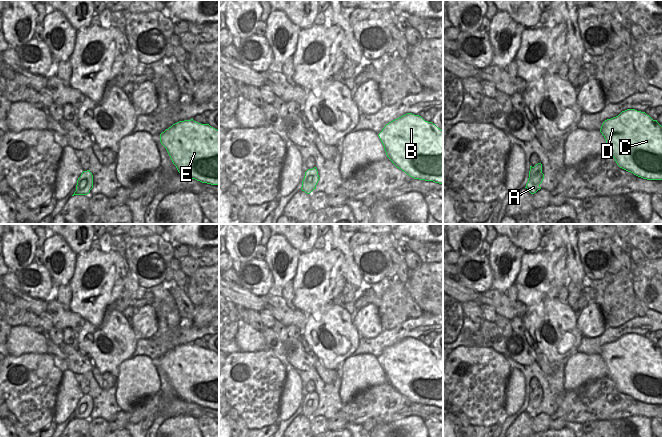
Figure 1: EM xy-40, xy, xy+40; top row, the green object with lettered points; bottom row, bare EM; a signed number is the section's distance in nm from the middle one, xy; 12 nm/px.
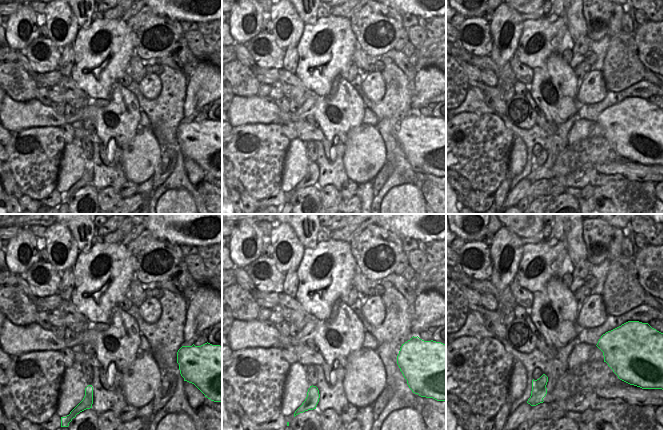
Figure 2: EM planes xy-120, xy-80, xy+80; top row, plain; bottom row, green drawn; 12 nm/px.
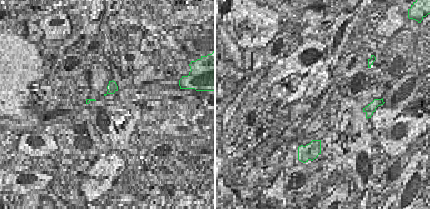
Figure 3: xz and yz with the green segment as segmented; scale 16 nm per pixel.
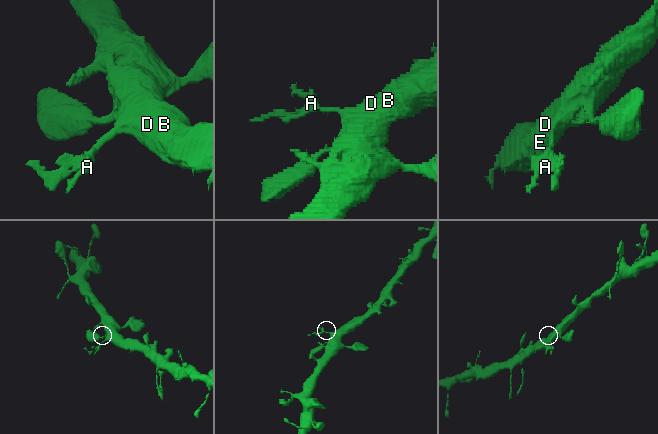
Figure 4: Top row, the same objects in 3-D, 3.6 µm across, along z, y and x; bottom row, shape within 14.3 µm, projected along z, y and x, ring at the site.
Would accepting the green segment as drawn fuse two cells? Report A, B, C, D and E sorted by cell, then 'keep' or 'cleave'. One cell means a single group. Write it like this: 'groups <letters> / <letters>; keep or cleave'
groups A / B C D E; cleave

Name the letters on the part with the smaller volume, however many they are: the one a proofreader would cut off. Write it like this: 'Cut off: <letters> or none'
Cut off: A

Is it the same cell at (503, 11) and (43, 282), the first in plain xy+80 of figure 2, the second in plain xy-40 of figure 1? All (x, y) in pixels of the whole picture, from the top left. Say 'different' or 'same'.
different

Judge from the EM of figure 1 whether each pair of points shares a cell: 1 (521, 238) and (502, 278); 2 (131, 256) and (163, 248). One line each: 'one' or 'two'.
1: two
2: one

